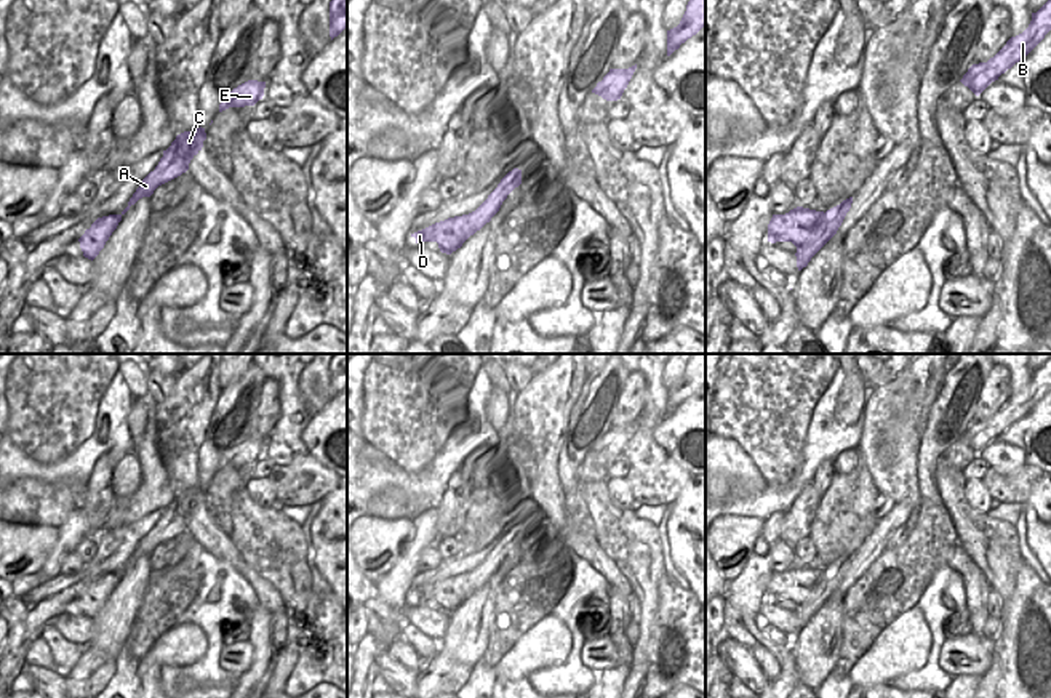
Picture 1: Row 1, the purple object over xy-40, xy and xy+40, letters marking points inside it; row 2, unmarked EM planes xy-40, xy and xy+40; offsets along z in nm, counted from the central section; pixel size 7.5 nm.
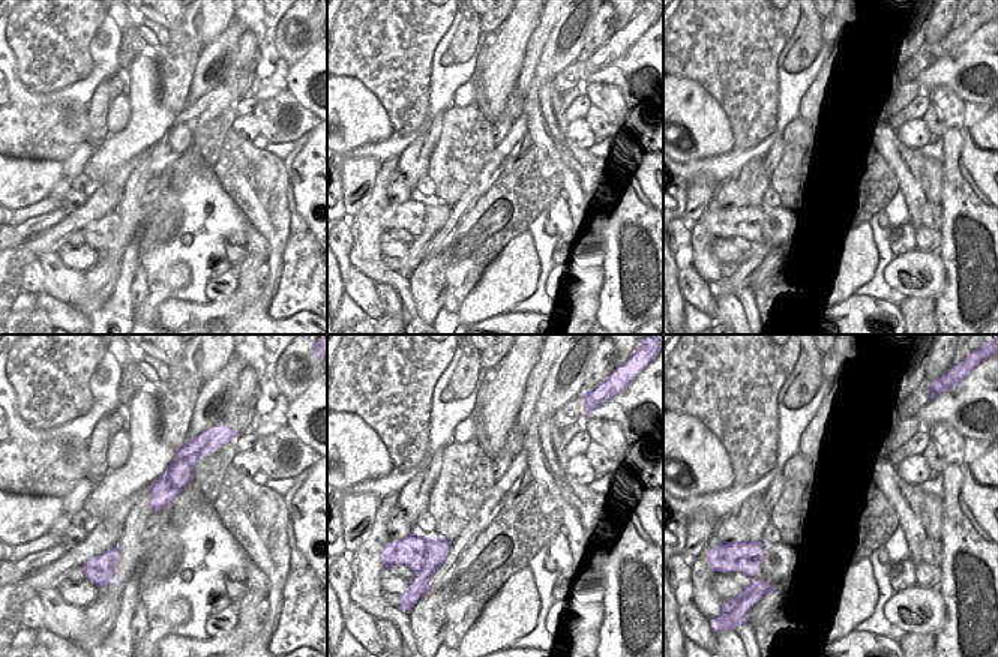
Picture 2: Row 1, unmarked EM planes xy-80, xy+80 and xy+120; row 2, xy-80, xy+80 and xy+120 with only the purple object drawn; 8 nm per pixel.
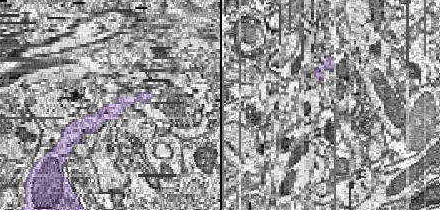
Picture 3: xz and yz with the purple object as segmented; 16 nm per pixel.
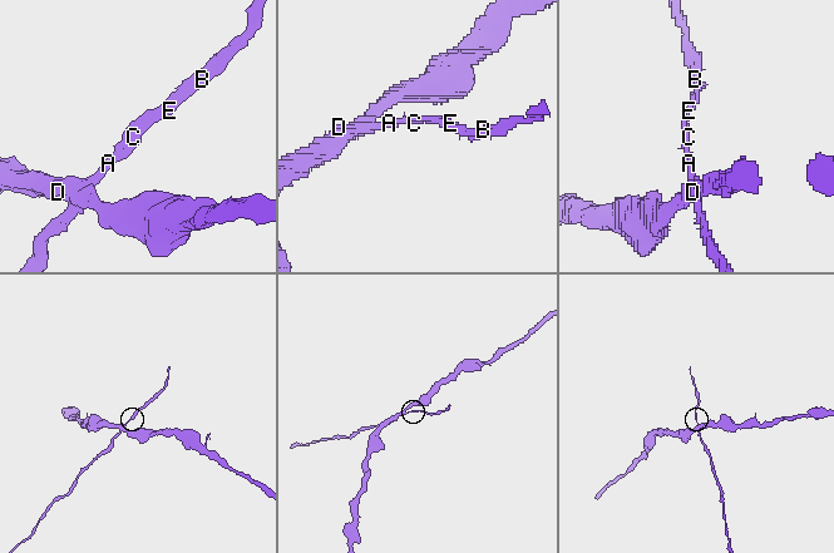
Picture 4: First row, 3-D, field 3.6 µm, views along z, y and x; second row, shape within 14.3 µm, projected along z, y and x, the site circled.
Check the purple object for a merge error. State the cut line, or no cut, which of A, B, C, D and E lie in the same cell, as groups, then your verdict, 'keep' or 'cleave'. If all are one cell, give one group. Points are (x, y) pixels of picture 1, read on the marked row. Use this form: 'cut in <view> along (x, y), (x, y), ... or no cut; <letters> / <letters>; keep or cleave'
cut in xy+40 along (826, 213), (826, 231), (818, 239), (797, 248); A B C E / D; cleave

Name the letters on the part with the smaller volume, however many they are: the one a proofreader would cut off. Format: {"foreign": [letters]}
{"foreign": ["A", "B", "C", "E"]}

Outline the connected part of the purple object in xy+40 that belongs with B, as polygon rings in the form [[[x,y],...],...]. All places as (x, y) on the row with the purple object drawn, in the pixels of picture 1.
[[[1051,0],[1037,13],[1032,13],[1029,27],[1011,37],[1006,45],[987,62],[973,64],[960,80],[976,96],[979,96],[1001,74],[1022,61],[1051,30]]]

